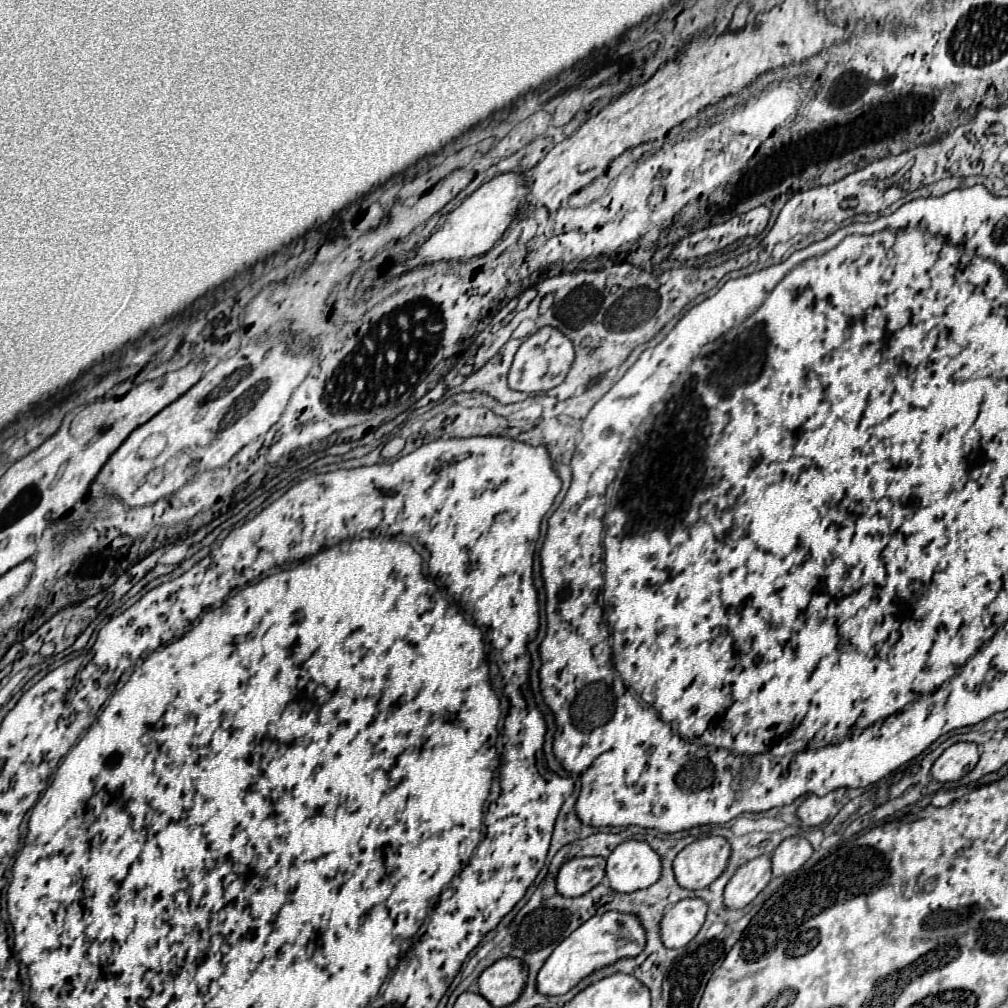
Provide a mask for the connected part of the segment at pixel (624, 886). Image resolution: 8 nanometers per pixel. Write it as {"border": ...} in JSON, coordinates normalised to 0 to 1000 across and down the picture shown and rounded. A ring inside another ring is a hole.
{"border":[[[622,833],[602,851],[602,873],[610,885],[638,883],[654,871],[656,851],[642,835]]]}

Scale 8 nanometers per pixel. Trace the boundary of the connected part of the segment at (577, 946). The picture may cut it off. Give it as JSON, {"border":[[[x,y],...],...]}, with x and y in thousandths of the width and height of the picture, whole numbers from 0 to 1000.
{"border":[[[600,905],[596,909],[588,909],[549,942],[549,946],[543,950],[543,954],[535,962],[533,982],[541,988],[563,986],[566,980],[570,980],[586,964],[602,960],[616,950],[634,948],[638,944],[640,937],[642,937],[640,921],[630,907]]]}

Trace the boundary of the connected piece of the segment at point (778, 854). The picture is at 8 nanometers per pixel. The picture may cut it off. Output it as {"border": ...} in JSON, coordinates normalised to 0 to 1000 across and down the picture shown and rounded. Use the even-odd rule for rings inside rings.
{"border":[[[785,829],[777,833],[767,845],[767,869],[779,869],[795,861],[807,847],[807,839],[797,829]]]}

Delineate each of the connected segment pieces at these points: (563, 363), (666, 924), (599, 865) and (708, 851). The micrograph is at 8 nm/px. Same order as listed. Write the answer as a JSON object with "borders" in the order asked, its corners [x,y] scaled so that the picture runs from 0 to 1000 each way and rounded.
{"borders":[[[[539,323],[535,325],[531,331],[527,331],[517,345],[511,351],[509,363],[505,367],[505,385],[509,387],[517,387],[517,389],[541,389],[545,385],[551,385],[553,381],[557,381],[568,361],[570,355],[570,347],[566,337],[555,329],[549,323]]],[[[680,891],[664,901],[656,913],[656,931],[662,940],[676,940],[691,929],[701,909],[697,891]]],[[[568,851],[561,855],[553,867],[553,885],[563,891],[572,891],[588,883],[600,871],[600,851]]],[[[703,829],[689,833],[678,841],[668,855],[670,871],[674,879],[682,883],[701,881],[721,861],[725,849],[725,837],[717,829]]]]}

